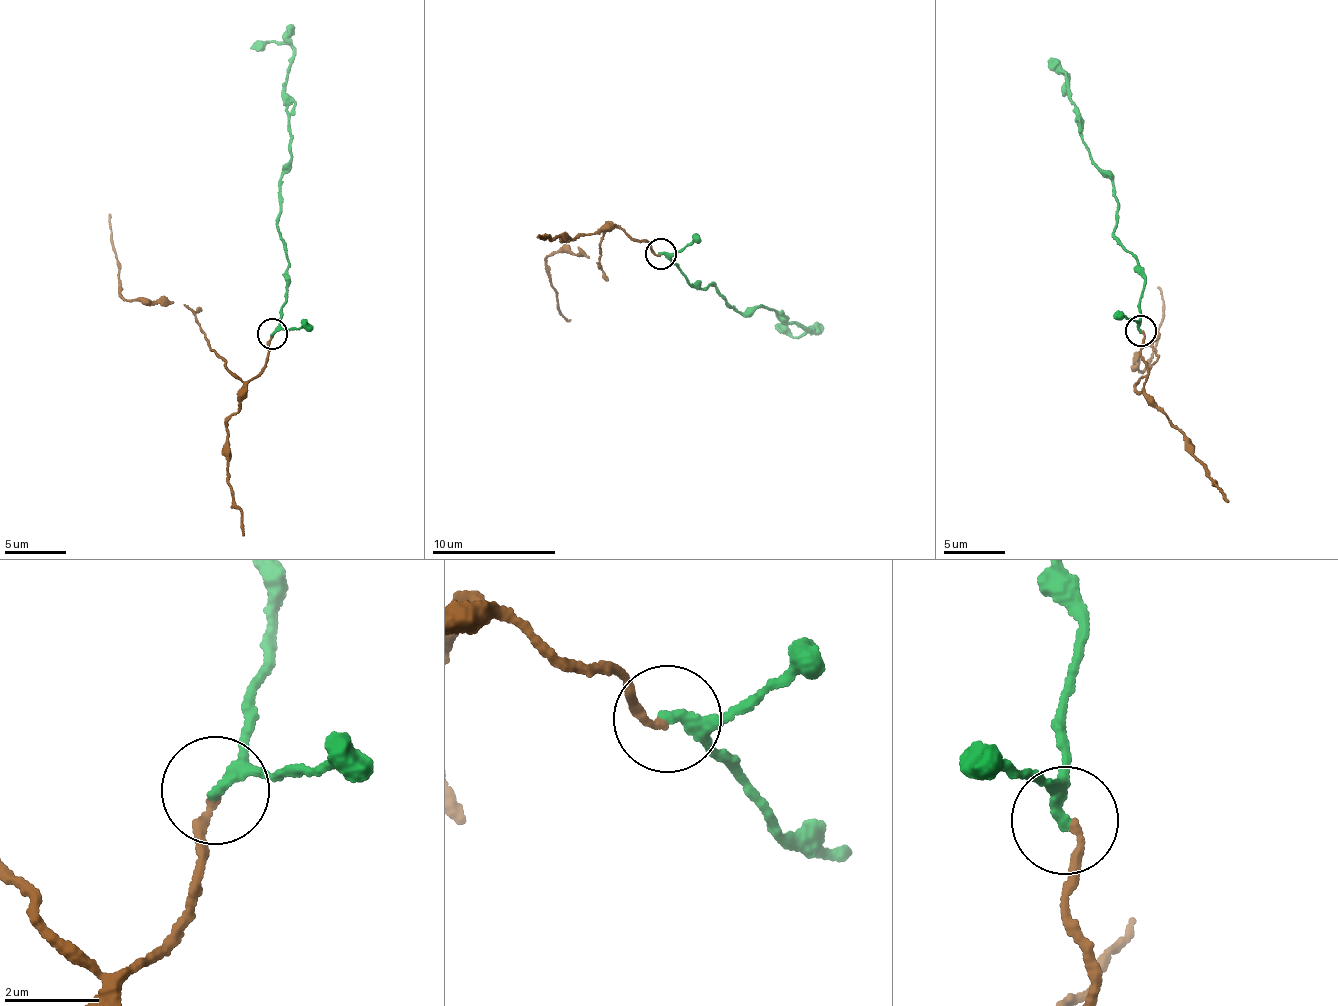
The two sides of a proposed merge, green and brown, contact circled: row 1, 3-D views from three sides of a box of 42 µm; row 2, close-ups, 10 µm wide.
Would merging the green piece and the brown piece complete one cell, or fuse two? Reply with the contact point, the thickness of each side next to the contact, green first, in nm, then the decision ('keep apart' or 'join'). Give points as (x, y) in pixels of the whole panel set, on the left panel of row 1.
at (272, 334); 200 nm thick on the green side, 160 nm on the other; join

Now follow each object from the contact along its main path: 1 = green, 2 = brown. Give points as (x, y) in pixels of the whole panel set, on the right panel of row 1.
1: (1141, 331), (1142, 269), (1134, 254), (1115, 236), (1114, 184), (1090, 158), (1066, 73), (1070, 78), (1063, 97)
2: (1141, 331), (1140, 392), (1158, 358), (1143, 346), (1142, 372), (1156, 349), (1155, 286)

